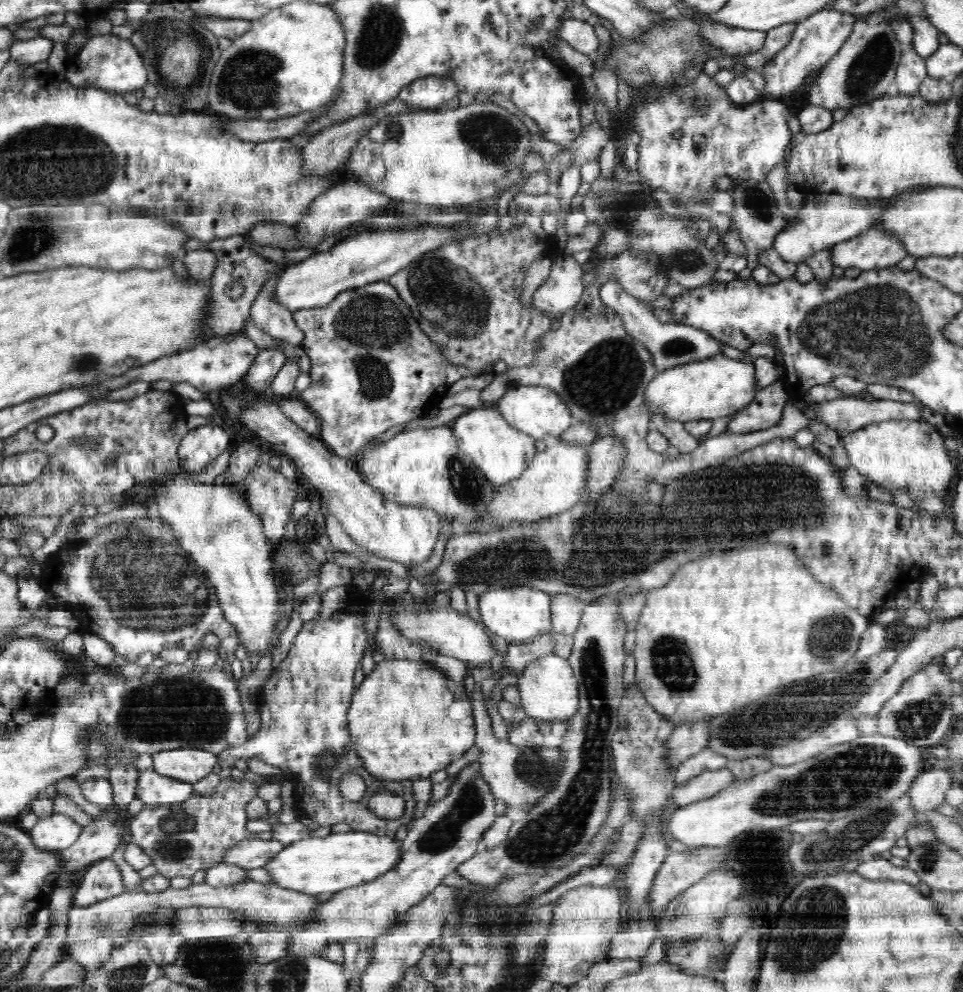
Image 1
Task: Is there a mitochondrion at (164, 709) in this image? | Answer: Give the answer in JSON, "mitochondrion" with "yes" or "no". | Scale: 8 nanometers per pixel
{"mitochondrion":"yes"}

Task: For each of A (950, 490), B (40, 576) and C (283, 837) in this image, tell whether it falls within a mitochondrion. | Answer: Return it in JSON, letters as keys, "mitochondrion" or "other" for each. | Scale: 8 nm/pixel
{"A":"other","B":"other","C":"other"}

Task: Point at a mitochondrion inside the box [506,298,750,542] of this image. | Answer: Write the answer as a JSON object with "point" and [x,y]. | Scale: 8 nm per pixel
{"point":[603,380]}

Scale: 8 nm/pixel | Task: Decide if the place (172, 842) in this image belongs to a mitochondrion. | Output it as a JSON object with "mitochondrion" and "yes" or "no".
{"mitochondrion":"yes"}

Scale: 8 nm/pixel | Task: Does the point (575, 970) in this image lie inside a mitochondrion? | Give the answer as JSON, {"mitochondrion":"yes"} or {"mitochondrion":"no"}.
{"mitochondrion":"no"}

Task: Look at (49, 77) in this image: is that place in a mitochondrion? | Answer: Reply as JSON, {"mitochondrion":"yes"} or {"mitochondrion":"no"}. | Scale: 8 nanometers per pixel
{"mitochondrion":"no"}

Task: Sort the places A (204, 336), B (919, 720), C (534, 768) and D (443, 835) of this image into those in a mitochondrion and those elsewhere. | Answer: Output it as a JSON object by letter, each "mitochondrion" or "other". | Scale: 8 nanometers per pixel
{"A":"other","B":"mitochondrion","C":"mitochondrion","D":"mitochondrion"}

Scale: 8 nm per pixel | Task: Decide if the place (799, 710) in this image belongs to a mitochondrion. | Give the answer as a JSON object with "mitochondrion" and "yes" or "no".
{"mitochondrion":"yes"}

